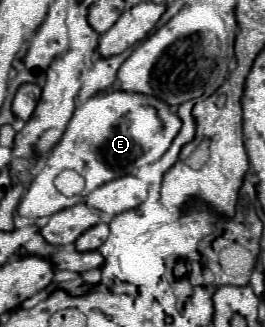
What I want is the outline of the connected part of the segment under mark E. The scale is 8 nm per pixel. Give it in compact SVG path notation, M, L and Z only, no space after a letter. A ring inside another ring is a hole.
M110 88L94 94L88 102L76 108L72 120L68 122L66 132L62 134L58 144L50 150L46 164L36 174L26 196L18 204L18 214L36 220L40 216L52 216L68 206L74 206L76 202L80 202L78 198L88 196L94 188L110 180L122 178L130 174L134 168L156 162L170 148L180 128L182 128L180 116L174 114L170 106L158 98L138 92L126 92L120 88ZM66 168L72 168L82 178L86 178L86 188L82 190L80 196L72 200L60 194L52 184L52 180Z

